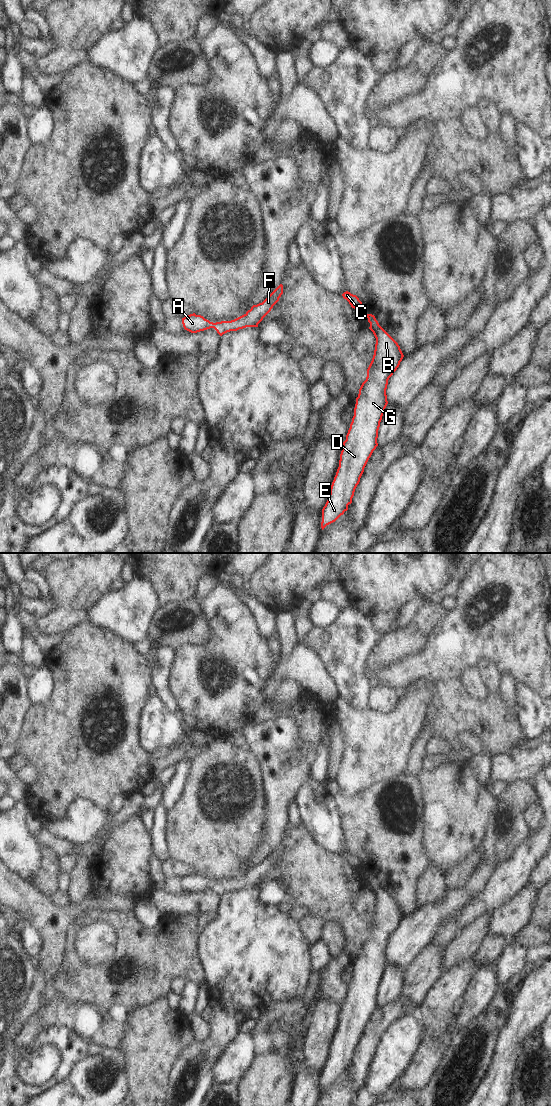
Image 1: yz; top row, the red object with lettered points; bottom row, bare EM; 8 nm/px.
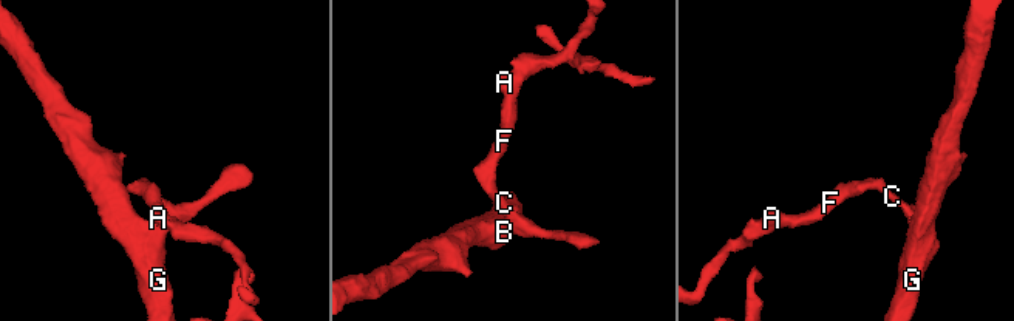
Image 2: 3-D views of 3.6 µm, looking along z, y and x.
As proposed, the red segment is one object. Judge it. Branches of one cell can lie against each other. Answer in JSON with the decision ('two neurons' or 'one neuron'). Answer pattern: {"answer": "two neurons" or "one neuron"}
{"answer": "one neuron"}

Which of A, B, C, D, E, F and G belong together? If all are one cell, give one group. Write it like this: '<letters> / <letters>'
A B C D E F G

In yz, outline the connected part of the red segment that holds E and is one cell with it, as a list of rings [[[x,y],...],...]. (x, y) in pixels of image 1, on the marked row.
[[[367,314],[366,316],[370,323],[369,329],[376,338],[374,355],[367,369],[366,380],[359,389],[354,416],[346,435],[346,440],[343,442],[339,467],[332,482],[328,500],[322,509],[322,530],[343,515],[348,510],[348,505],[352,503],[355,489],[360,482],[364,468],[373,451],[378,446],[378,430],[384,410],[388,404],[386,395],[388,380],[397,370],[404,357],[398,343],[379,325],[375,316],[372,314]]]

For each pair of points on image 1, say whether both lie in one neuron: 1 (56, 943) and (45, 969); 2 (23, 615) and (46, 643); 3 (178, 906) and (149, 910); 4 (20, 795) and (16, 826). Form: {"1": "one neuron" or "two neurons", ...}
{"1": "one neuron", "2": "one neuron", "3": "two neurons", "4": "two neurons"}

